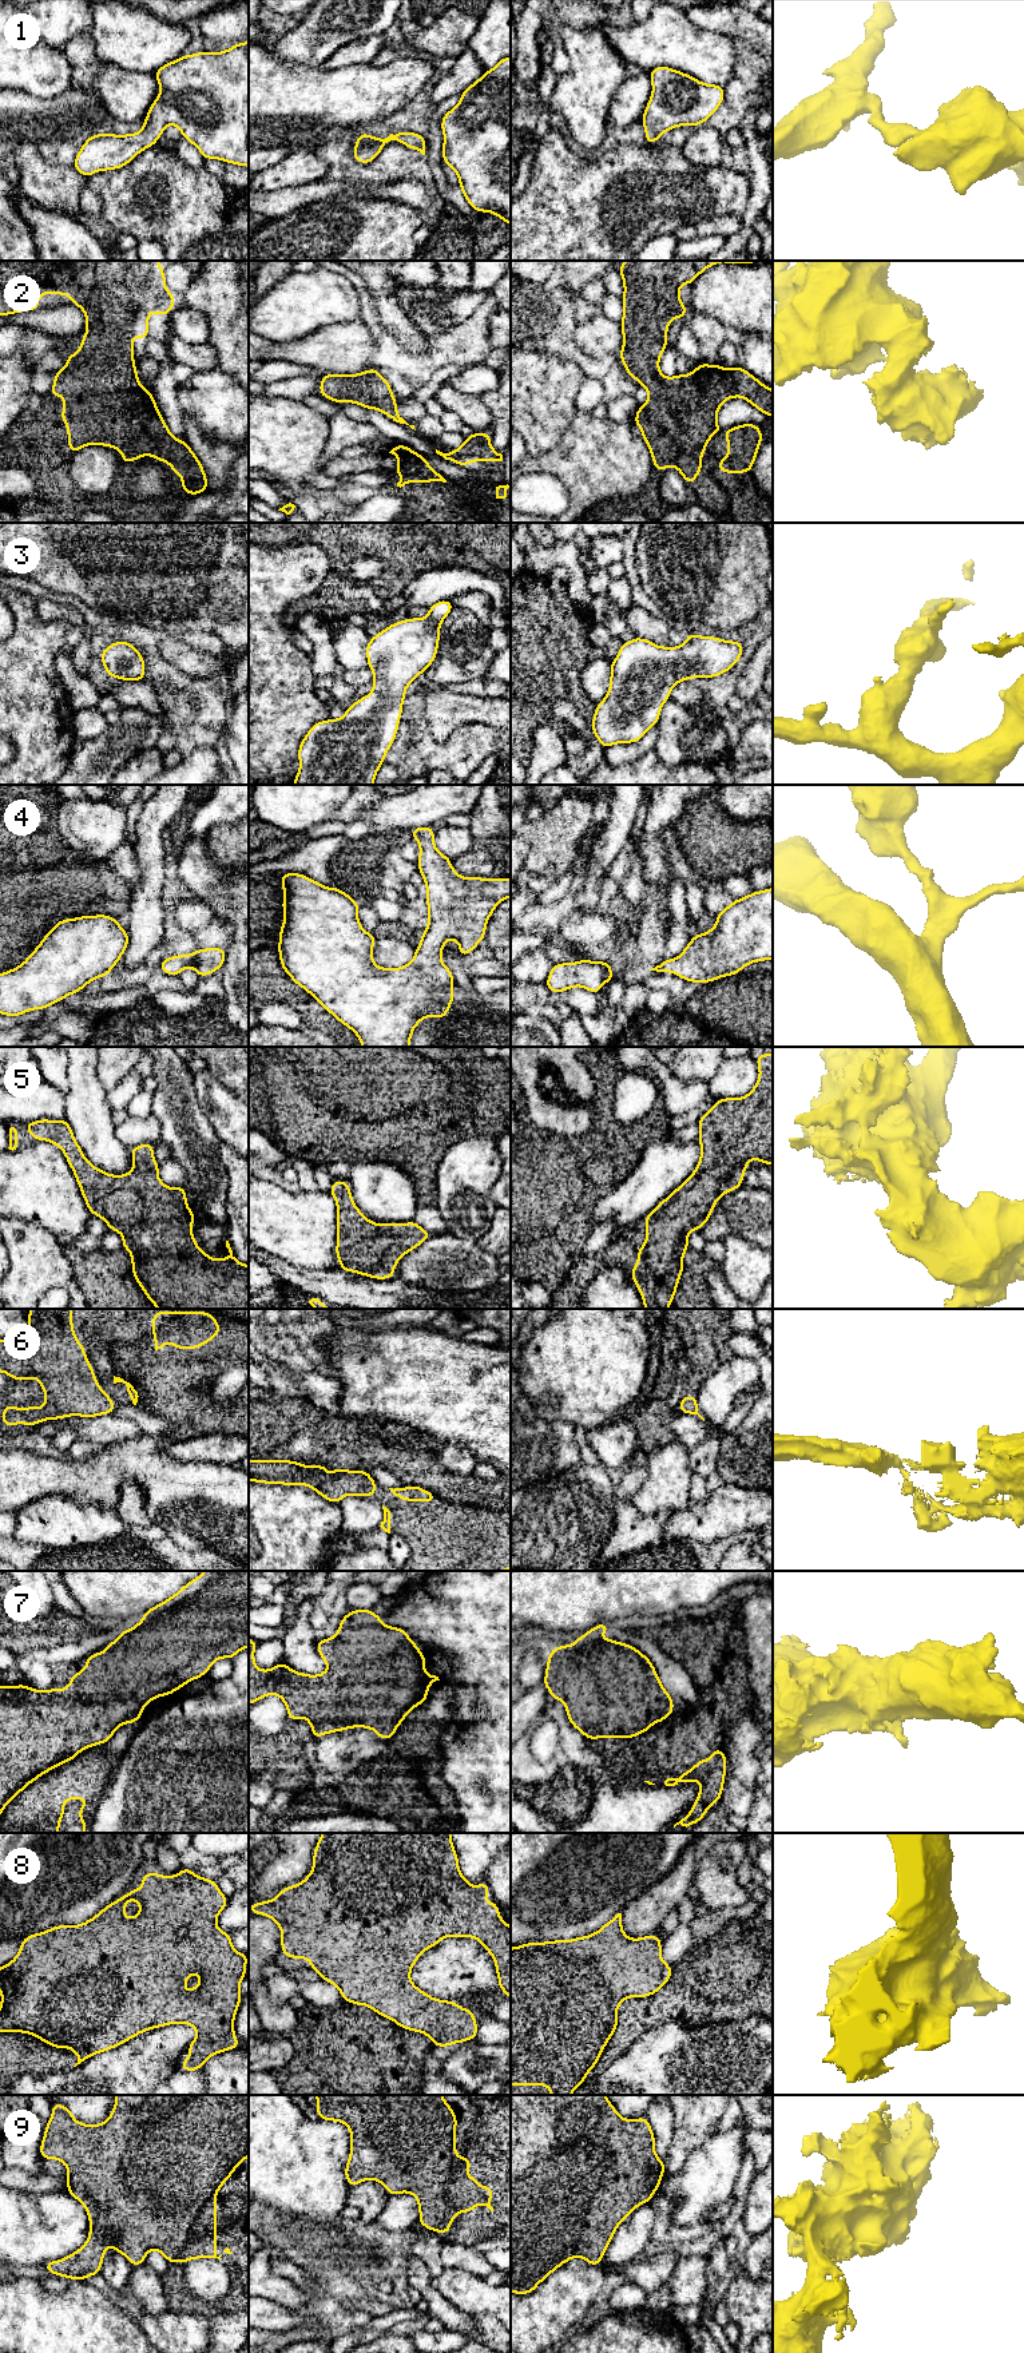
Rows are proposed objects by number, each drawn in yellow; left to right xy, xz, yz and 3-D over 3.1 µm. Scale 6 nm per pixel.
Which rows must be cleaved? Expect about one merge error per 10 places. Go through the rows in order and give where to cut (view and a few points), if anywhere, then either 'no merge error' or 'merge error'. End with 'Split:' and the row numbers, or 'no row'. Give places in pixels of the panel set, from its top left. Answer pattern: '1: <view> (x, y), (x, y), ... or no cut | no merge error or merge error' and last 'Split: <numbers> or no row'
1: no cut | no merge error
2: no cut | no merge error
3: no cut | no merge error
4: no cut | no merge error
5: no cut | no merge error
6: no cut | no merge error
7: no cut | no merge error
8: no cut | no merge error
9: no cut | no merge error
Split: no row

